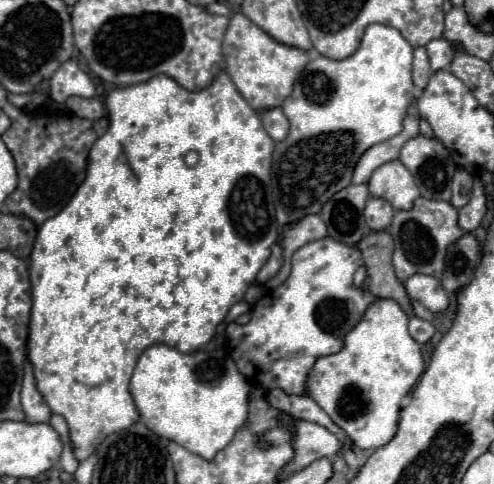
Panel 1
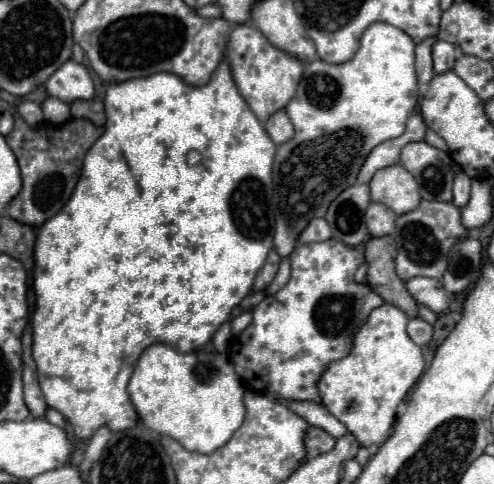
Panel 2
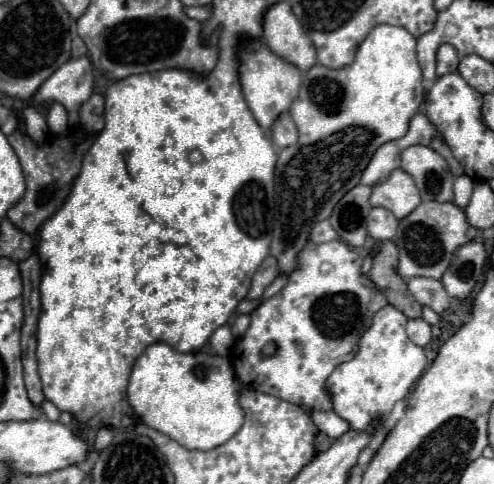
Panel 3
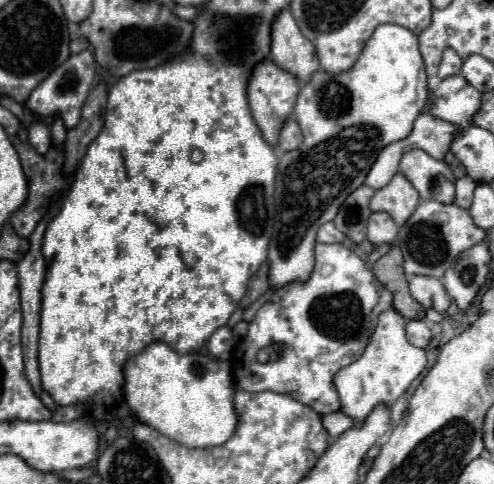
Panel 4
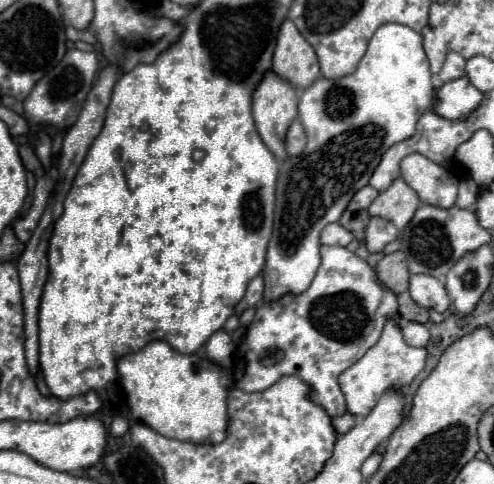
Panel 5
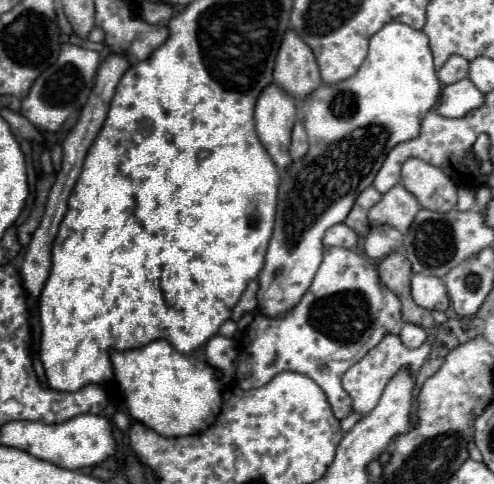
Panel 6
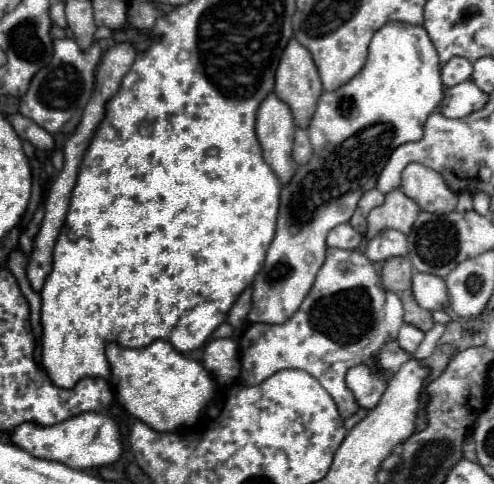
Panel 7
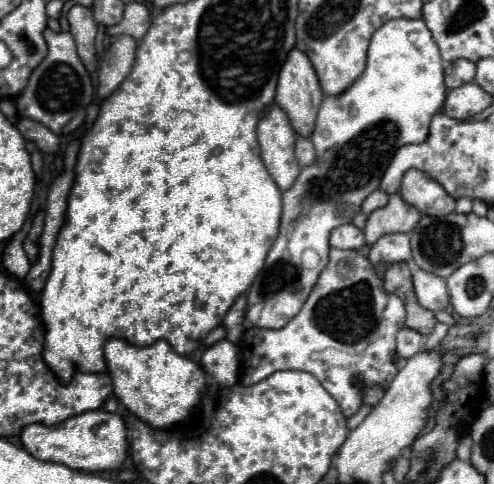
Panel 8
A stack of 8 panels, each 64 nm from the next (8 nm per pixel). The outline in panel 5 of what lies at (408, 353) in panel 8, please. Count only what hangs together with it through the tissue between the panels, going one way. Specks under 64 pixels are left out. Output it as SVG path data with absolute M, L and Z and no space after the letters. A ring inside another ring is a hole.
M404 322L402 336L404 336L406 344L410 344L410 346L426 346L428 340L430 340L428 326L418 324L418 322Z

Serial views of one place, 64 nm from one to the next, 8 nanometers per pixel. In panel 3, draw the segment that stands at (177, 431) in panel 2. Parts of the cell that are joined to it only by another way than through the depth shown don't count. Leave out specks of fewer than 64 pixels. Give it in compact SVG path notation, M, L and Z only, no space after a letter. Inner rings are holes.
M164 342L150 344L140 354L140 358L136 358L136 364L132 366L130 382L128 382L128 402L134 414L146 426L170 436L172 440L176 440L178 444L190 450L212 450L228 442L240 430L244 412L238 404L238 392L240 392L240 386L234 378L228 358L208 356L204 352L182 354Z

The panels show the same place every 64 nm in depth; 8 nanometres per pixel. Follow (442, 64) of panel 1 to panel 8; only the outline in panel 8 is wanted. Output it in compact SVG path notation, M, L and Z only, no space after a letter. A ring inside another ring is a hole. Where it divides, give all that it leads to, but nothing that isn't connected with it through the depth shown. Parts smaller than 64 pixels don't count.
M456 60L448 70L446 70L446 86L448 88L458 88L462 84L472 82L476 76L476 64L468 60Z

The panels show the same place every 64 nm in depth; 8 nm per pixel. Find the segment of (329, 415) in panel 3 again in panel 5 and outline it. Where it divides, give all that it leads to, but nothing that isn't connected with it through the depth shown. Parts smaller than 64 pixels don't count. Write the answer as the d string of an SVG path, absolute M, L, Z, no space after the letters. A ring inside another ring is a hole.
M344 414L344 416L338 416L338 418L332 418L332 424L334 424L338 434L346 434L356 424L356 416Z

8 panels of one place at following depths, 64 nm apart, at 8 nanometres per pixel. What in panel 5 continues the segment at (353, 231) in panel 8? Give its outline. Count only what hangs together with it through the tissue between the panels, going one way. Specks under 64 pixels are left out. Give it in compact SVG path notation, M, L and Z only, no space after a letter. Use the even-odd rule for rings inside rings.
M328 224L324 230L322 230L322 244L340 244L340 246L348 246L354 236L346 230L346 228L340 228L340 224Z

